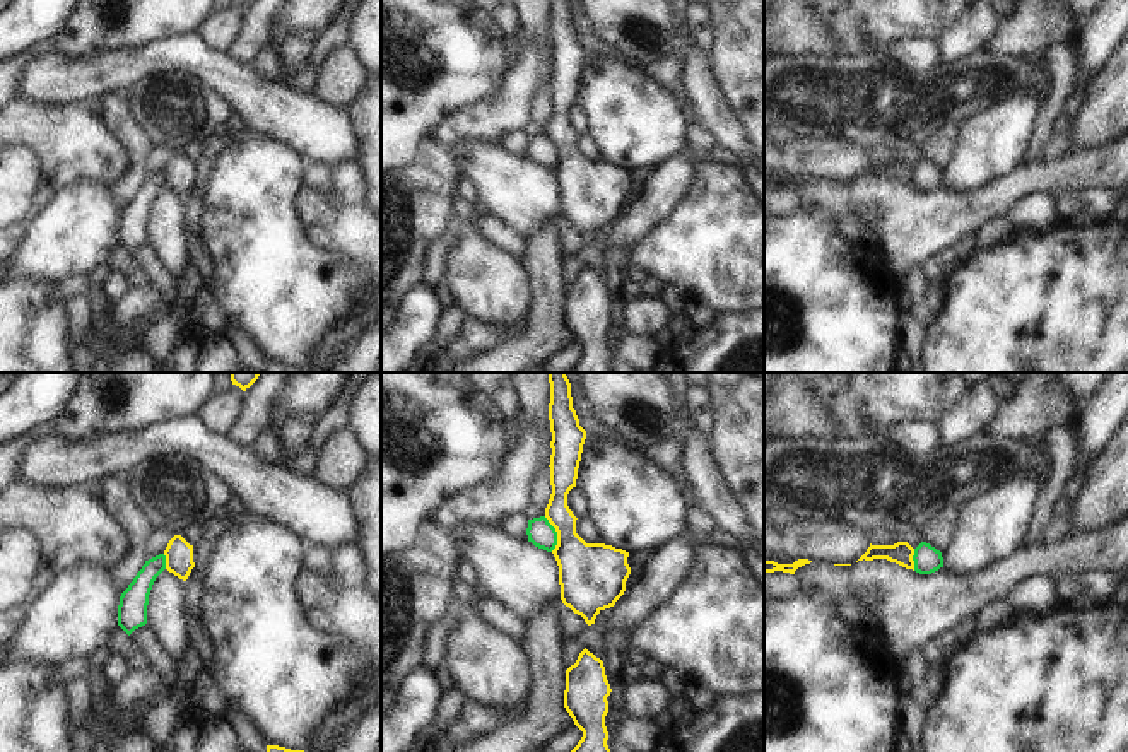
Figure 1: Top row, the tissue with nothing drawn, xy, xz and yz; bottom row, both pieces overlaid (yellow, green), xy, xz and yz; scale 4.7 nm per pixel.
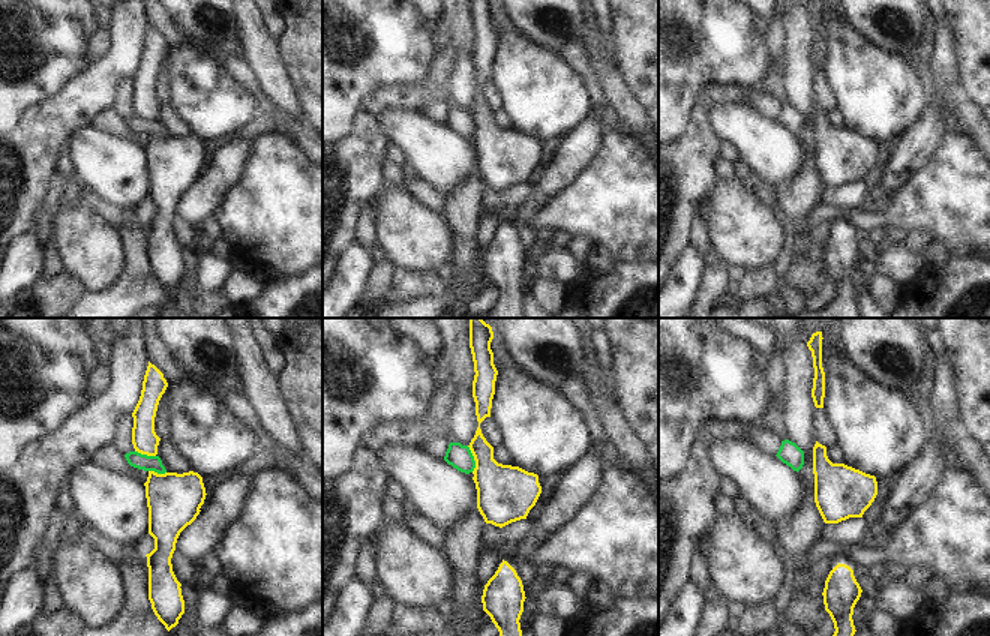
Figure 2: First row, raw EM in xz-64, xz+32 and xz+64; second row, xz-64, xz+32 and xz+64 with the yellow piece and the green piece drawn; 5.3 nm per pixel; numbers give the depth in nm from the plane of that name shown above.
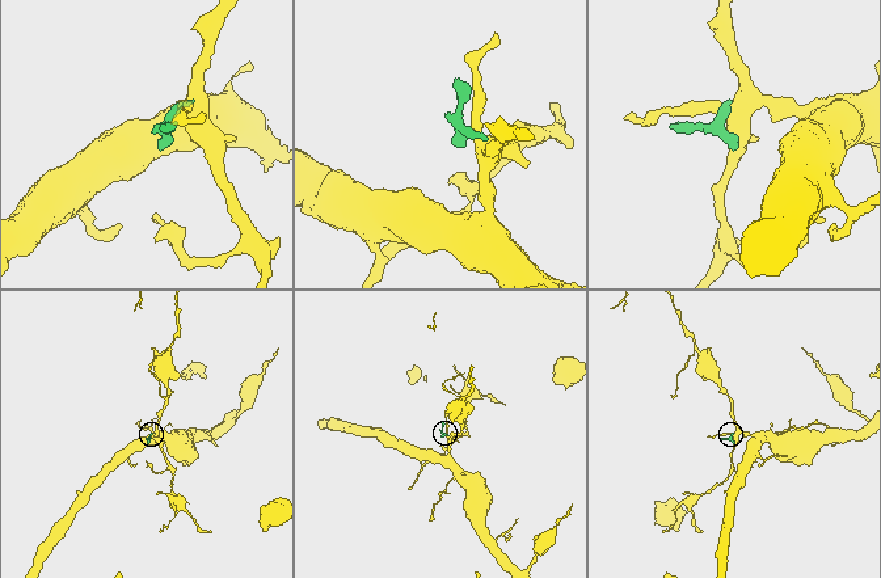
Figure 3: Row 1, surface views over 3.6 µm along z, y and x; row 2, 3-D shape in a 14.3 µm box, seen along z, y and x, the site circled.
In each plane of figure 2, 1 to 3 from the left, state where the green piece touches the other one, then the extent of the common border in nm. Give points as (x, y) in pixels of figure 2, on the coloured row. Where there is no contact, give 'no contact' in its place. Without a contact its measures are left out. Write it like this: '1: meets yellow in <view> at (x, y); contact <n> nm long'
1: meets yellow in xz-64 at (146, 453); contact 120 nm long
2: meets yellow in xz+32 at (474, 459); contact 150 nm long
3: no contact

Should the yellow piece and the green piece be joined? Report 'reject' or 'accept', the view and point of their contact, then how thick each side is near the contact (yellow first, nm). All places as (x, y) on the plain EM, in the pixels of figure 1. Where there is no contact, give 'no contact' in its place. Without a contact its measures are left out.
reject; meets yellow in xz at (558, 151); 300 nm thick on the yellow side, 120 nm on the other

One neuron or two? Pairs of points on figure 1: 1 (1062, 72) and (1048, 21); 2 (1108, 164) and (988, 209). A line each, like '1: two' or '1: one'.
1: two
2: one

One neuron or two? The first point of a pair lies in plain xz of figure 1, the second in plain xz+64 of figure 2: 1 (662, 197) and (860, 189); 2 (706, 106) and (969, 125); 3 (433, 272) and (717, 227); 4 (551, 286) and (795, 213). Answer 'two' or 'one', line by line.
1: two
2: one
3: two
4: one

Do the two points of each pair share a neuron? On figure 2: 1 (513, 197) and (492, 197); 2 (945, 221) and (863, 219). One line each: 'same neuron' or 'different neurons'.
1: same neuron
2: same neuron

